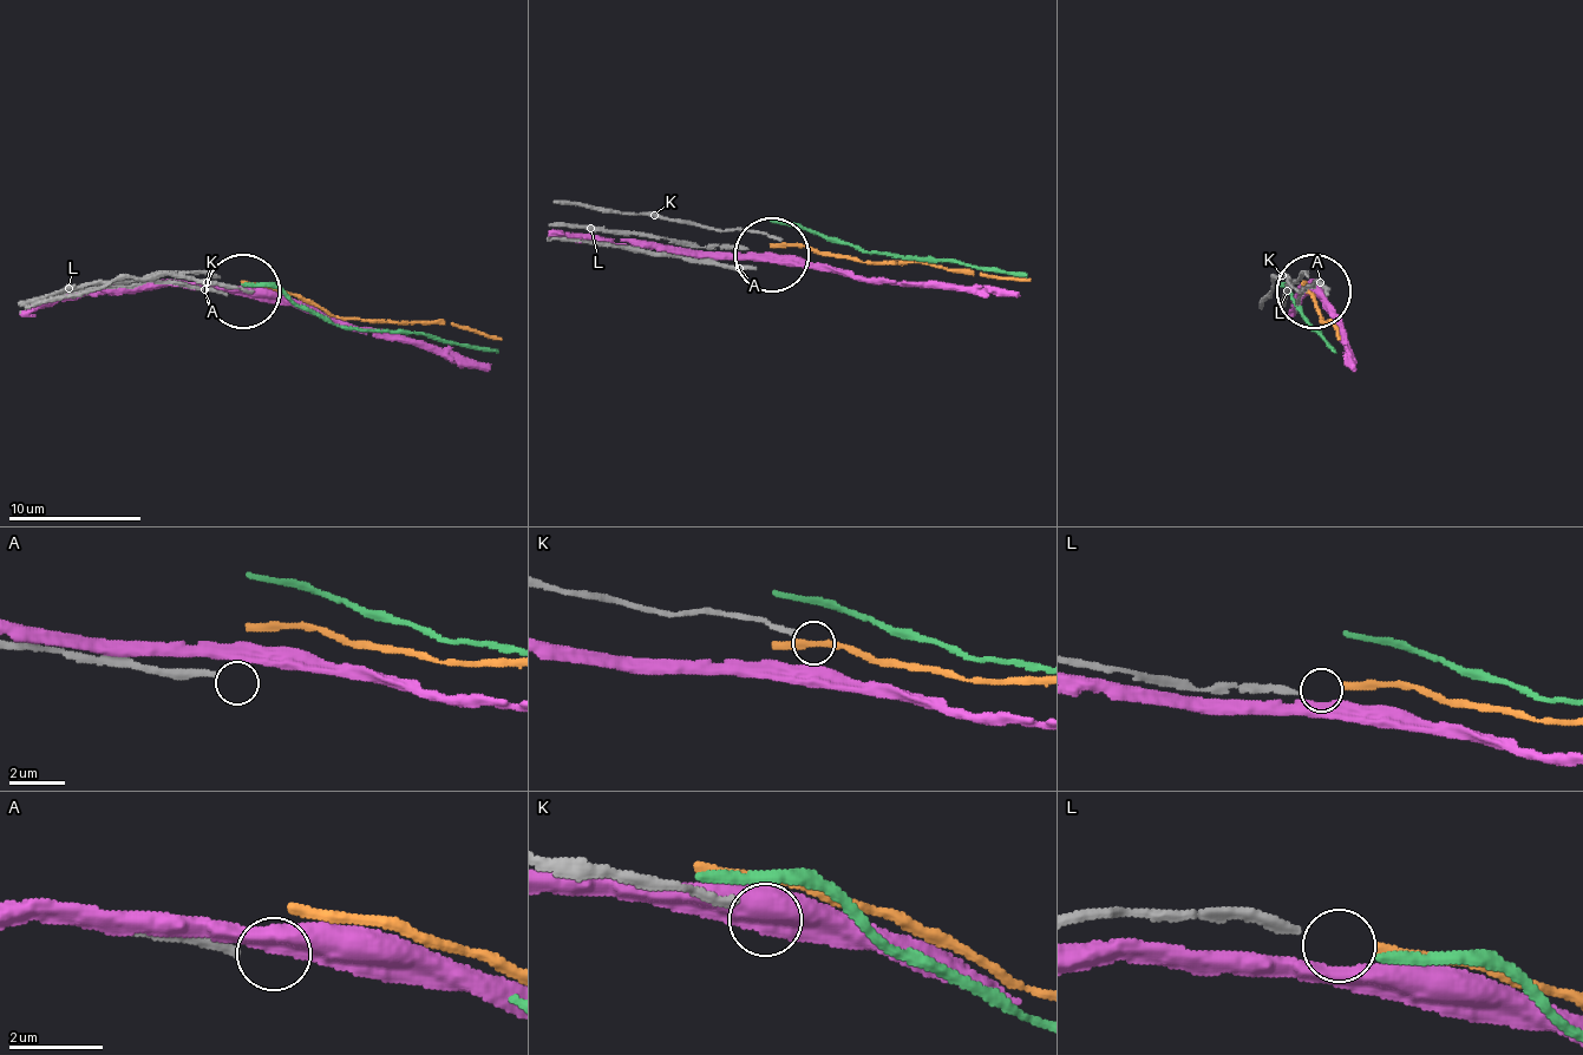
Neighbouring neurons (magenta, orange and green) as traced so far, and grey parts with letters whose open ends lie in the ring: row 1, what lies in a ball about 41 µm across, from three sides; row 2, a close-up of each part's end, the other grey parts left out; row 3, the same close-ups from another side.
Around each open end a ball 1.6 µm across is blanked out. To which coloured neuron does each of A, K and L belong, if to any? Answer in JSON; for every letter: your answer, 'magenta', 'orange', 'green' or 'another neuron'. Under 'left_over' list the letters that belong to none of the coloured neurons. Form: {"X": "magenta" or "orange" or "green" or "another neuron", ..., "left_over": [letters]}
{"A": "another neuron", "K": "another neuron", "L": "another neuron", "left_over": ["A", "K", "L"]}

